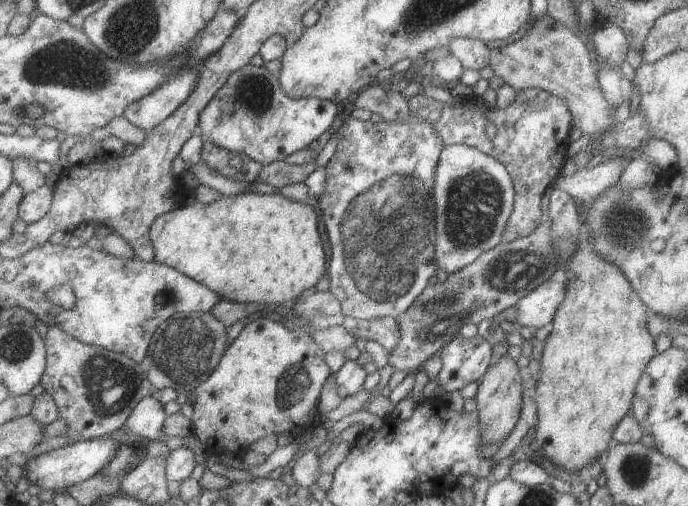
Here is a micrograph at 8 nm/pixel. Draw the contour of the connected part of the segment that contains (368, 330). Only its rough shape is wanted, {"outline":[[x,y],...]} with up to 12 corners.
{"outline":[[346,317],[356,336],[374,340],[391,352],[400,341],[398,320]]}

